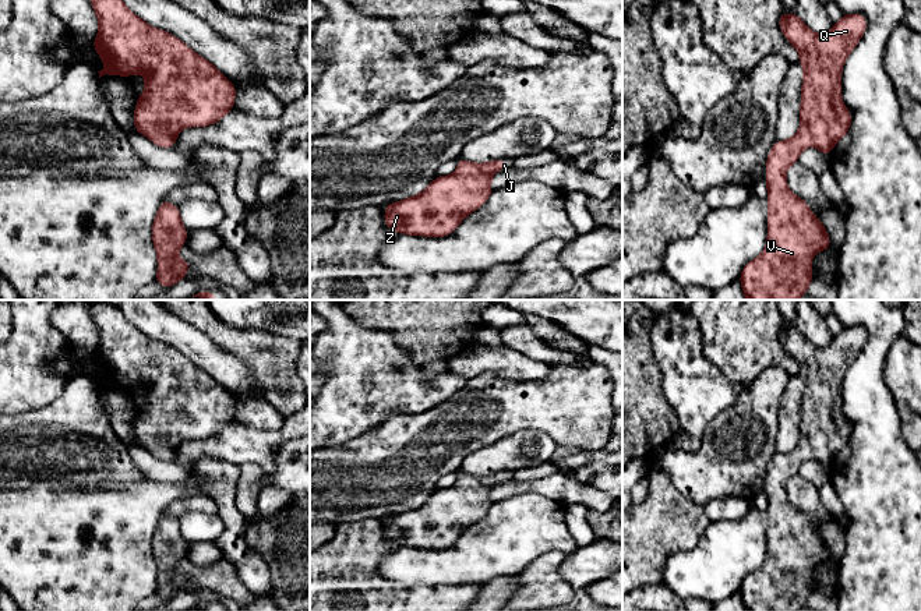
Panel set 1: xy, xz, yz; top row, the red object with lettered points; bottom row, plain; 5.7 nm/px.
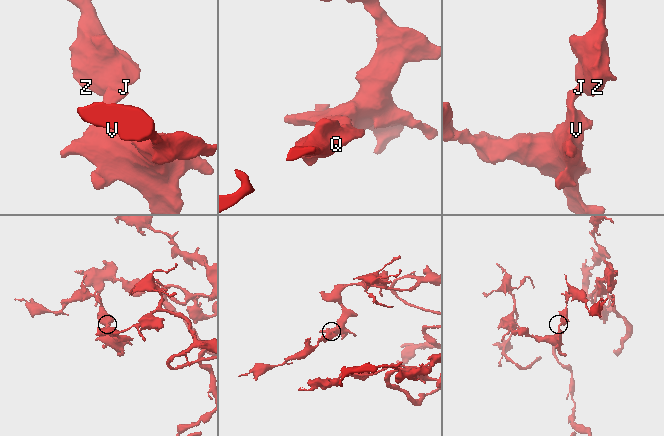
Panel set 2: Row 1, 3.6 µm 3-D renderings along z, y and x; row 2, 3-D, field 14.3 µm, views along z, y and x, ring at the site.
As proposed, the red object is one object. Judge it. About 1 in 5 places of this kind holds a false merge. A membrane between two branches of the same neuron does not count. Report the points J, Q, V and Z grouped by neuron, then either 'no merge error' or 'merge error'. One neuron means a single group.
J Q V Z | no merge error

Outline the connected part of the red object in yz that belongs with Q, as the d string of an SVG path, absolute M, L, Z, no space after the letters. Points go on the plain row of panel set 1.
M780 325L779 339L784 350L800 365L800 375L804 379L801 399L801 439L787 453L776 453L768 466L766 488L768 495L768 552L761 569L749 573L740 594L745 611L800 611L807 605L812 590L811 569L818 564L830 559L830 550L819 530L814 529L808 516L795 509L787 501L786 484L790 477L798 474L802 462L816 459L825 469L829 469L834 456L850 442L851 425L841 414L841 378L857 359L867 342L867 331L862 326L844 326L832 338L826 347L814 346L797 328Z

